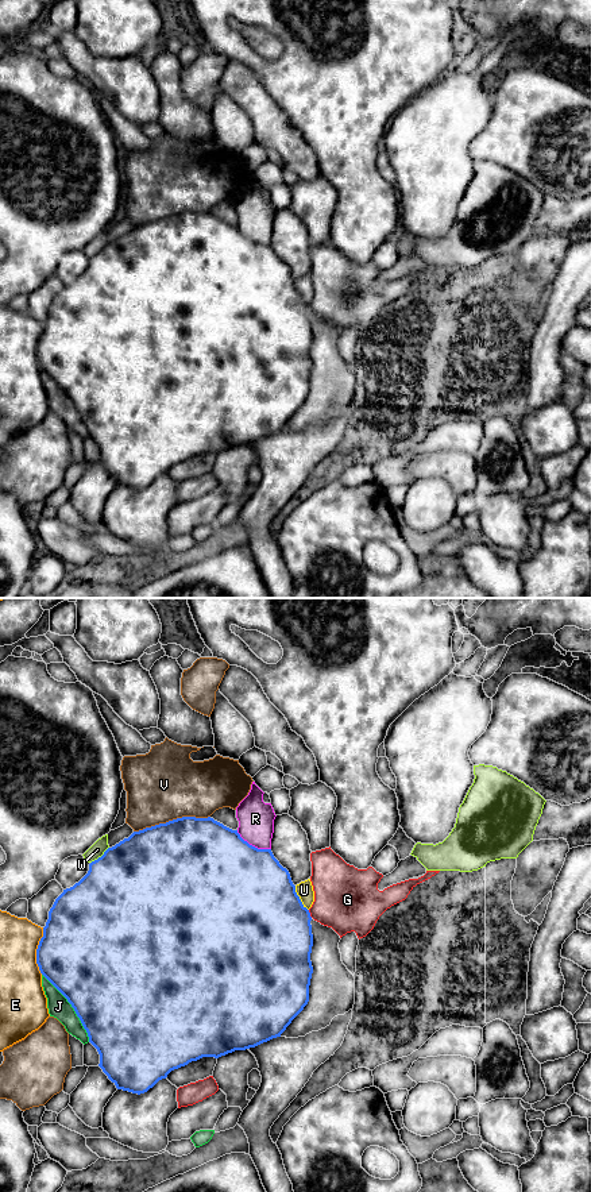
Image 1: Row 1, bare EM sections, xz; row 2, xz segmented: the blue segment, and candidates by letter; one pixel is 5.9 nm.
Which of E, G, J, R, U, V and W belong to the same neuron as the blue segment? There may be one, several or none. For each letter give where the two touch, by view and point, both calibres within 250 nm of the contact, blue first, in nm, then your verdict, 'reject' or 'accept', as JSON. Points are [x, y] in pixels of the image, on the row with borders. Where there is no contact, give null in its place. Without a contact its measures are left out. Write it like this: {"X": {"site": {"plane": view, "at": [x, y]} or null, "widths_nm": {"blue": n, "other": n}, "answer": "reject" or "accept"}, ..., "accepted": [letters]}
{"E": {"site": {"plane": "xz", "at": [37, 951]}, "widths_nm": {"blue": 480, "other": 260}, "answer": "reject"}, "G": {"site": {"plane": "xz", "at": [309, 914]}, "widths_nm": {"blue": 480, "other": 380}, "answer": "reject"}, "J": {"site": {"plane": "xz", "at": [72, 1006]}, "widths_nm": {"blue": 500, "other": 130}, "answer": "reject"}, "R": {"site": {"plane": "xz", "at": [251, 845]}, "widths_nm": {"blue": 500, "other": 220}, "answer": "reject"}, "U": {"site": {"plane": "xz", "at": [298, 898]}, "widths_nm": {"blue": 500, "other": 100}, "answer": "reject"}, "V": {"site": {"plane": "xz", "at": [173, 820]}, "widths_nm": {"blue": 500, "other": 420}, "answer": "reject"}, "W": {"site": {"plane": "xz", "at": [101, 856]}, "widths_nm": {"blue": 500, "other": 90}, "answer": "reject"}, "accepted": []}

